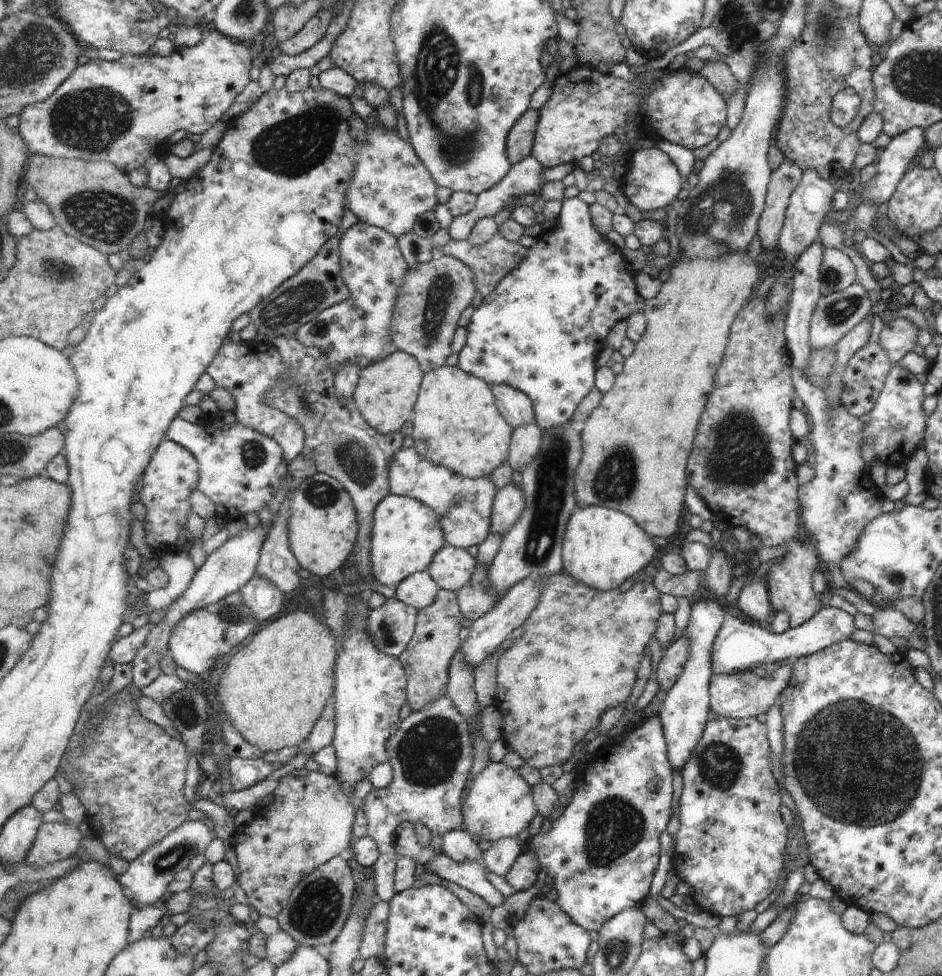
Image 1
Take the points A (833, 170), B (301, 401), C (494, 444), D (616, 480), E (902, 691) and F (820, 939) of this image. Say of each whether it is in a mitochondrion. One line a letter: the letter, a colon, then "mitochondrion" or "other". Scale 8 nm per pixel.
A: other
B: mitochondrion
C: other
D: mitochondrion
E: other
F: other

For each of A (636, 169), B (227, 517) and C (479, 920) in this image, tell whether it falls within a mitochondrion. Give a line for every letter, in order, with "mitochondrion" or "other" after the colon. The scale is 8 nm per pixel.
A: other
B: other
C: other

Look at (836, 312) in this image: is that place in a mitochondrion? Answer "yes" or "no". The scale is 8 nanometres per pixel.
yes

